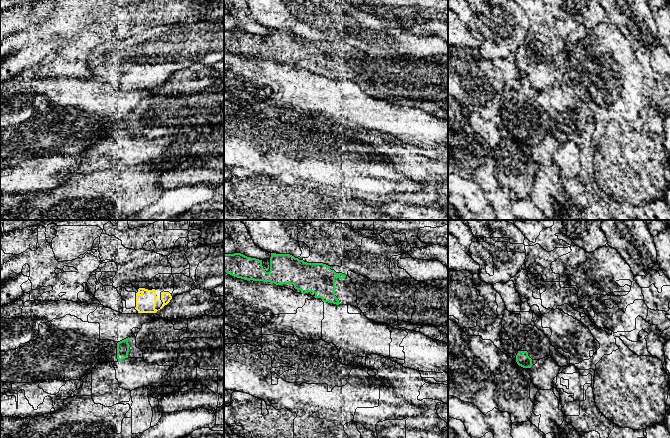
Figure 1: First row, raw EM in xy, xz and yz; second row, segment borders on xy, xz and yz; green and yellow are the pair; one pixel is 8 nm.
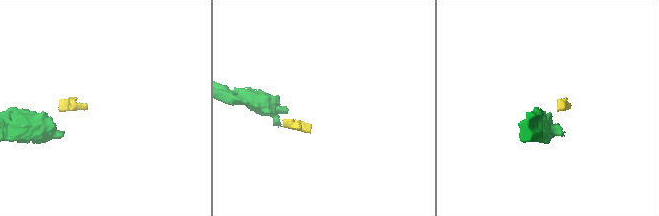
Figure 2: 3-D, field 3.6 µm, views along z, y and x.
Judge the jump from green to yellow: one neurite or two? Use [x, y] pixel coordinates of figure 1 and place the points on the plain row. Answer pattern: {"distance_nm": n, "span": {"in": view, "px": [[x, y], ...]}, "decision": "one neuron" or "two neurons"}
{"distance_nm": 220, "span": {"in": "xy", "px": [[128, 113], [138, 88]]}, "decision": "two neurons"}

